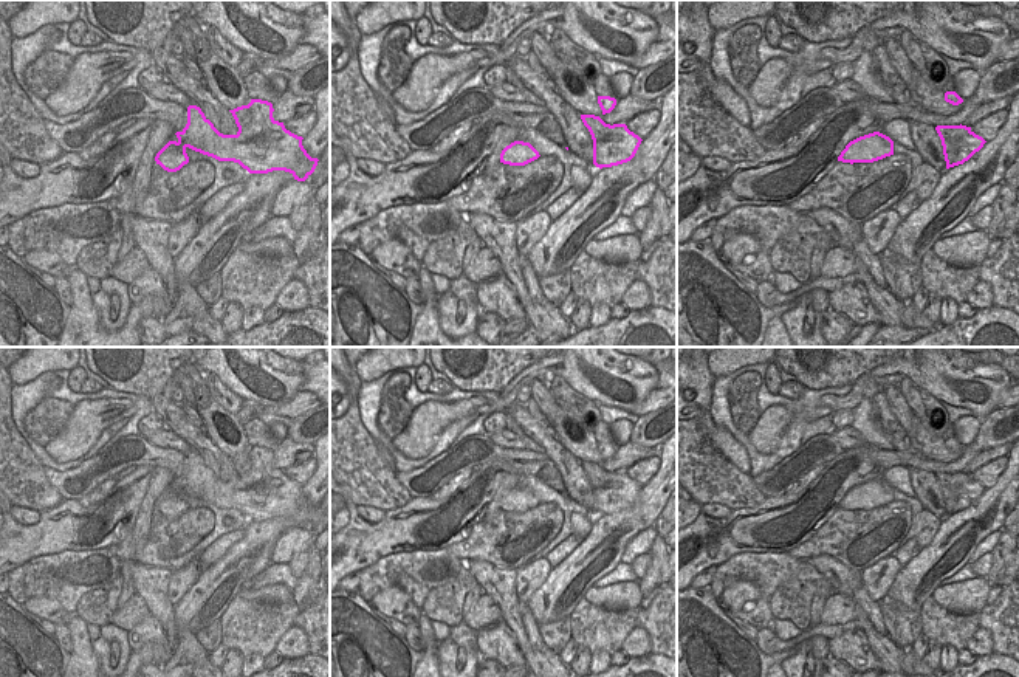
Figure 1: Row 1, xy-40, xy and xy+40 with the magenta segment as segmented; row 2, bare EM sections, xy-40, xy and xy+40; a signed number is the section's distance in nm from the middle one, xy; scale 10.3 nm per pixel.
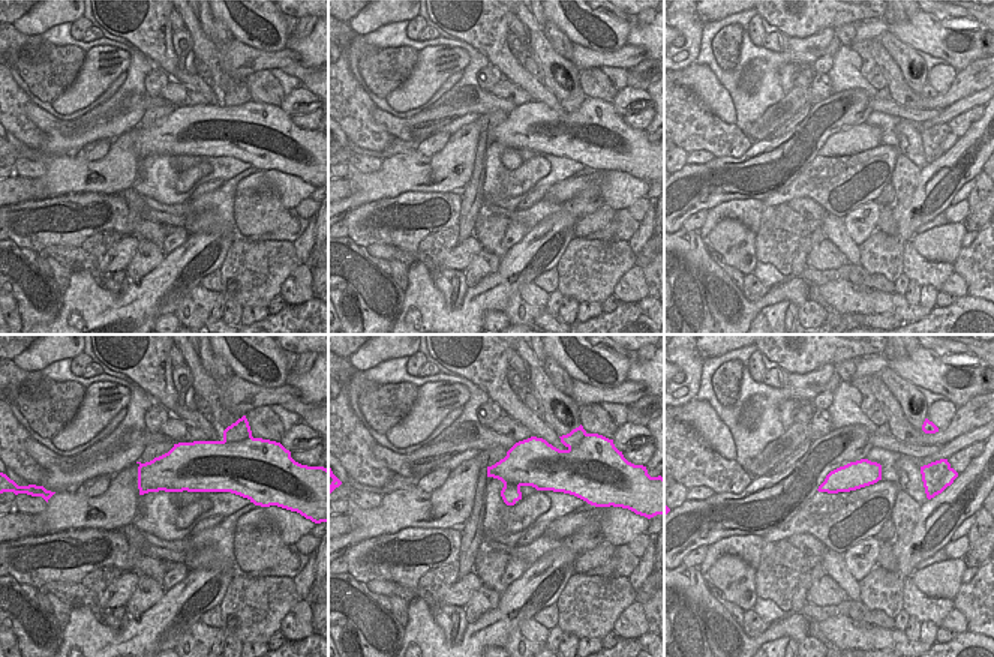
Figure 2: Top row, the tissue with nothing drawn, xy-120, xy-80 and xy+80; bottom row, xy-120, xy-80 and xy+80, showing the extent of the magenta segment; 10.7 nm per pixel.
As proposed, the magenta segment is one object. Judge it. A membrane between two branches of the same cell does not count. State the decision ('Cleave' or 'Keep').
Keep

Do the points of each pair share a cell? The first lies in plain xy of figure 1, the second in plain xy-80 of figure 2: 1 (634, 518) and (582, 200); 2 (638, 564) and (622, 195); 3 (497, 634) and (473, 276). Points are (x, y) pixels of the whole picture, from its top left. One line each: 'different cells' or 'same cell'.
1: same cell
2: different cells
3: same cell

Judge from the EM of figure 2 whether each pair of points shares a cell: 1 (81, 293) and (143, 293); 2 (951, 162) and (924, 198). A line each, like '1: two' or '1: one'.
1: one
2: one

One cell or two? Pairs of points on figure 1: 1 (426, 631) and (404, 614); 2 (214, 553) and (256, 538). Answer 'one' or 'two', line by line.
1: two
2: two

